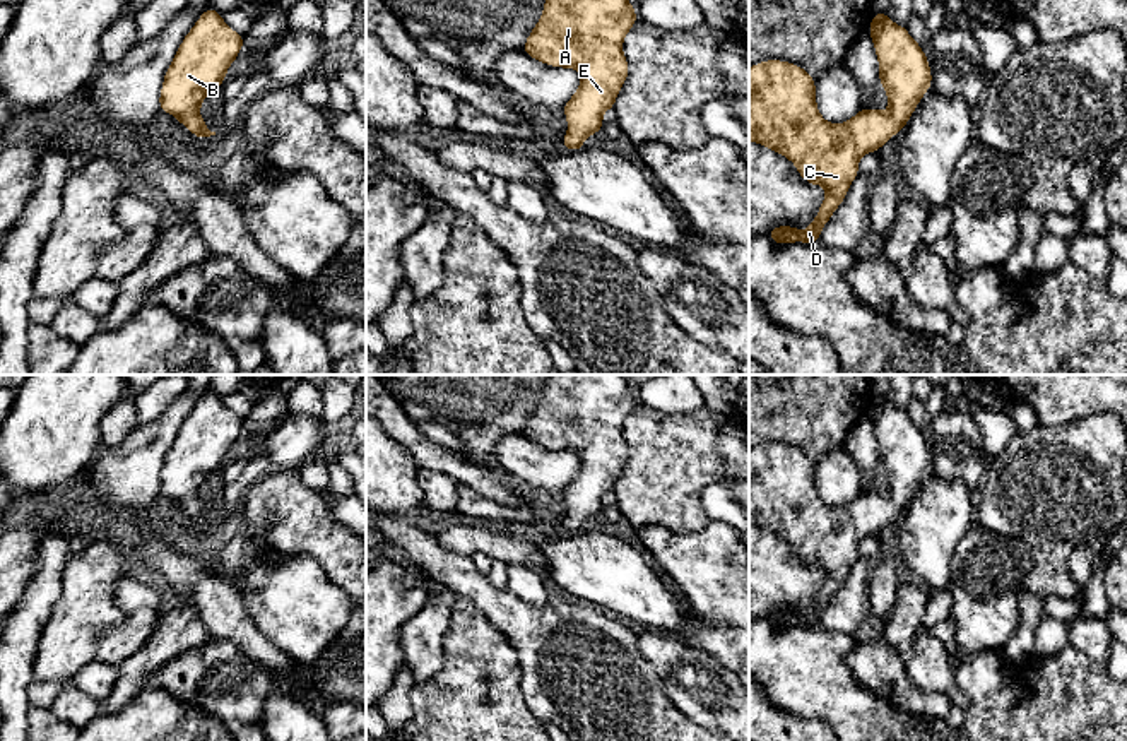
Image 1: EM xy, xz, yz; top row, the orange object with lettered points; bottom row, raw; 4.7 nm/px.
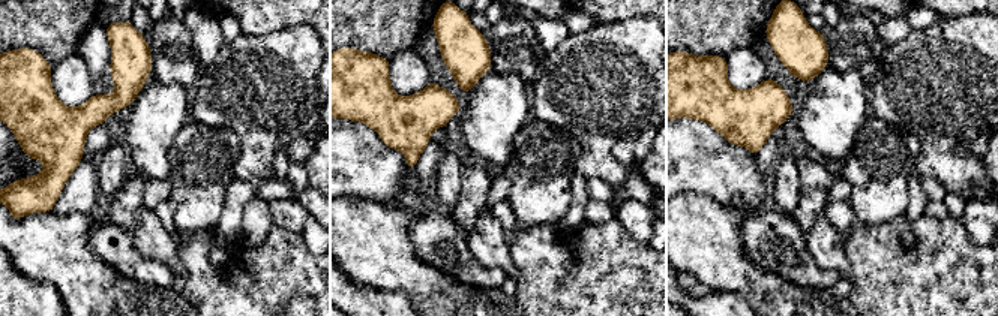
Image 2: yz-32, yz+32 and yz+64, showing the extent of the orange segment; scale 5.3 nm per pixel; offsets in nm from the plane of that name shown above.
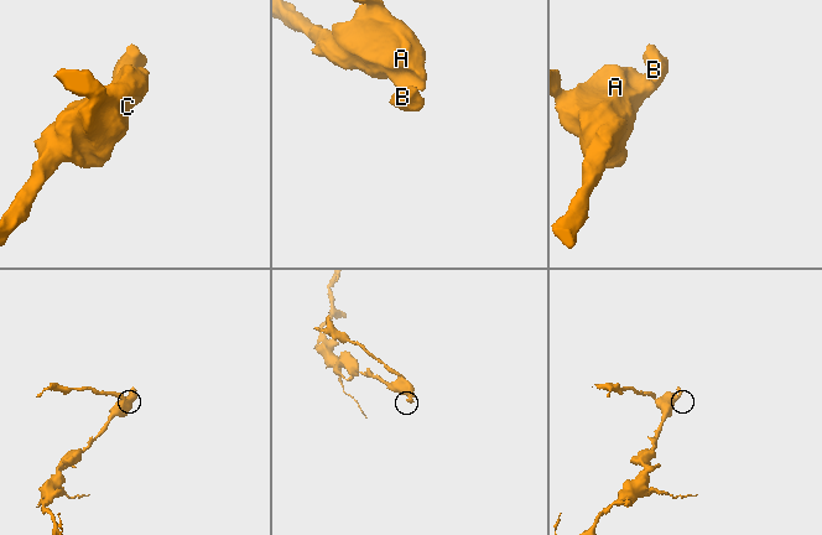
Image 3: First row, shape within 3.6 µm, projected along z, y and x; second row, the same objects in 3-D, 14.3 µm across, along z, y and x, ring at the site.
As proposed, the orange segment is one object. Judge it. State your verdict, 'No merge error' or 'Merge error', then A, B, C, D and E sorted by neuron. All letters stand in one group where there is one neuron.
No merge error. Groups: A B C D E

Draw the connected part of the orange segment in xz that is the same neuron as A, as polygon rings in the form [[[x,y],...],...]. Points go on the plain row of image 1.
[[[546,375],[542,399],[522,435],[549,450],[580,455],[580,471],[563,489],[568,505],[568,517],[561,522],[564,534],[580,534],[587,520],[602,513],[604,495],[614,493],[629,455],[623,426],[636,404],[626,375]]]

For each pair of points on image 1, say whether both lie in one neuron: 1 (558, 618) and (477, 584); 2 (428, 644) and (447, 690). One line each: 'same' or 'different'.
1: same
2: different

